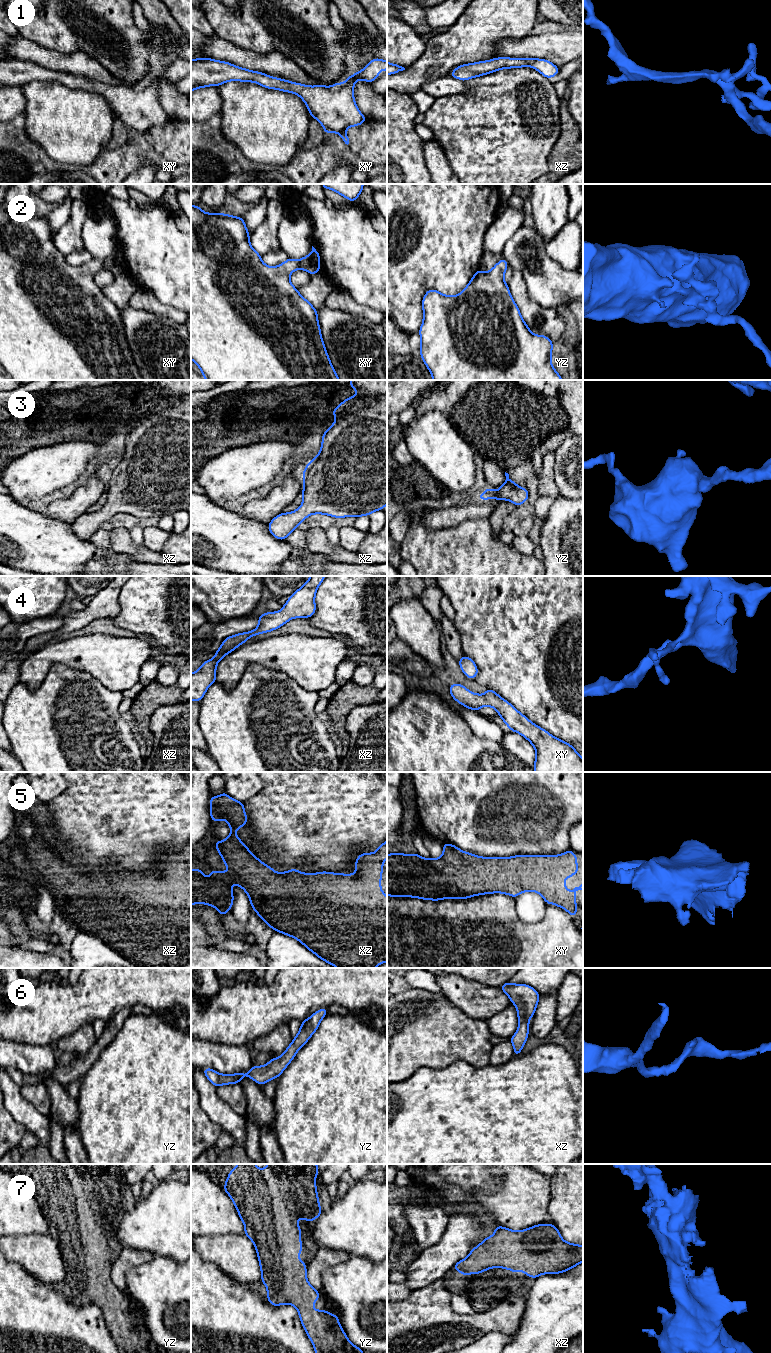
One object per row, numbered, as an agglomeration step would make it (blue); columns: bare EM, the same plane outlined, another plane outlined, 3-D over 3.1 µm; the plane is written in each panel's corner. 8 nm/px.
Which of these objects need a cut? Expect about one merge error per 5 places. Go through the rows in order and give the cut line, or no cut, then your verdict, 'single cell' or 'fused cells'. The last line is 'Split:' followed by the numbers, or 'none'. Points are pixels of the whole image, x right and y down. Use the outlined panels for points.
1: no cut; single cell
2: no cut; single cell
3: no cut; single cell
4: no cut; single cell
5: no cut; single cell
6: no cut; single cell
7: no cut; single cell
Split: none

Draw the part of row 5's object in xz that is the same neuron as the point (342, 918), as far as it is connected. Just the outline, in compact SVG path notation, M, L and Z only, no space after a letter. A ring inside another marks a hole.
M225 790L218 797L211 794L210 817L214 822L225 819L231 829L224 841L216 840L215 849L233 874L225 871L216 872L211 868L211 876L204 877L203 870L191 870L191 905L201 903L215 907L223 917L232 909L234 895L231 885L236 884L247 893L252 909L269 927L295 938L328 964L338 968L375 968L383 961L387 963L387 897L381 890L383 862L387 858L387 840L374 853L362 853L357 857L355 875L326 871L301 873L296 868L277 873L260 861L235 834L237 829L247 824L243 802L229 797Z

